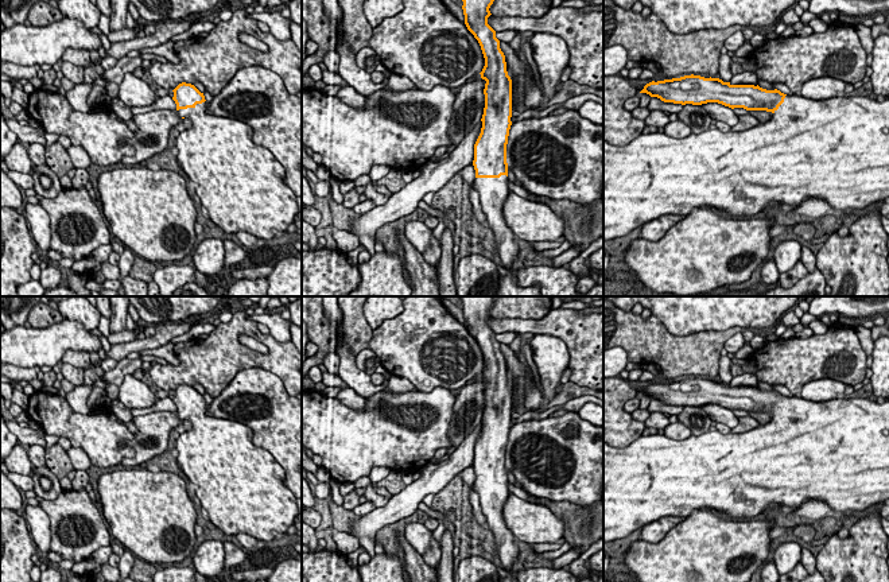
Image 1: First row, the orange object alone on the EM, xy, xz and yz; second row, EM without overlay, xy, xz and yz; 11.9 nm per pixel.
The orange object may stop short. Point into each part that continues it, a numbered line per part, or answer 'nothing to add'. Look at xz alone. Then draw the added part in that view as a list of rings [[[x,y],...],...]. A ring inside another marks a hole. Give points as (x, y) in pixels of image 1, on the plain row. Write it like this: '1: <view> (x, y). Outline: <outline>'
1: xz (493, 493). Outline: [[[508,478],[500,480],[475,480],[480,505],[486,517],[490,540],[496,544],[497,556],[501,560],[498,569],[498,582],[517,582],[516,571],[513,570],[515,560],[519,555],[519,547],[512,531],[505,525],[502,509],[508,498]]]

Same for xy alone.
1: xy (239, 485). Outline: [[[206,403],[176,415],[189,420],[193,428],[174,441],[178,450],[174,459],[186,480],[197,486],[195,496],[207,523],[226,536],[246,534],[271,542],[284,535],[299,513],[296,497],[282,481],[286,476],[282,465],[269,451],[253,445],[252,428],[209,415]]]

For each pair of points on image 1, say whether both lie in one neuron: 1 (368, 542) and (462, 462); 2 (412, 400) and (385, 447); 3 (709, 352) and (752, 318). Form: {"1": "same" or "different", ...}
{"1": "same", "2": "same", "3": "different"}

